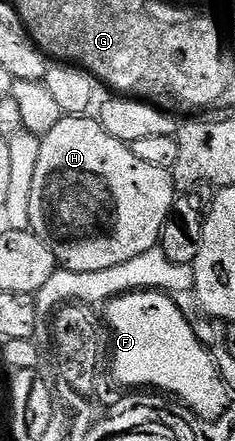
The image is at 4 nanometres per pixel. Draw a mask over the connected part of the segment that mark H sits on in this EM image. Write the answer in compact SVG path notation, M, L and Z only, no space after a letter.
M65 116L61 122L55 124L50 131L41 138L39 148L39 160L35 165L35 176L31 183L30 194L30 230L52 246L58 263L64 269L75 272L103 272L107 268L115 268L115 264L127 264L127 260L135 260L135 256L143 256L143 252L158 249L161 233L165 227L167 216L173 207L175 197L175 183L170 171L163 168L155 168L144 160L139 160L135 152L131 152L128 144L115 140L115 136L101 127L100 121L93 116Z

